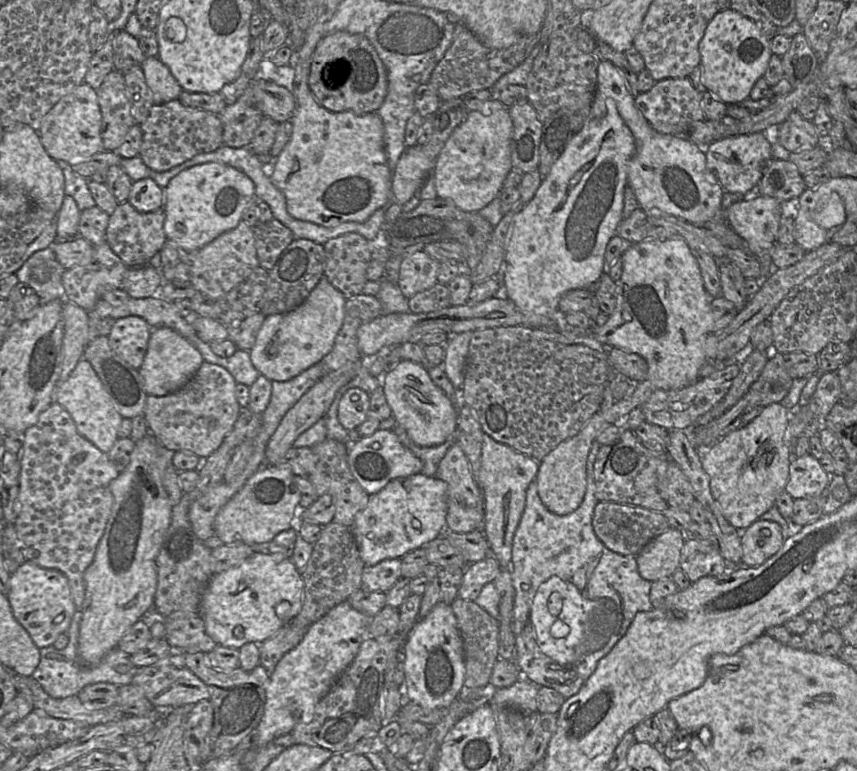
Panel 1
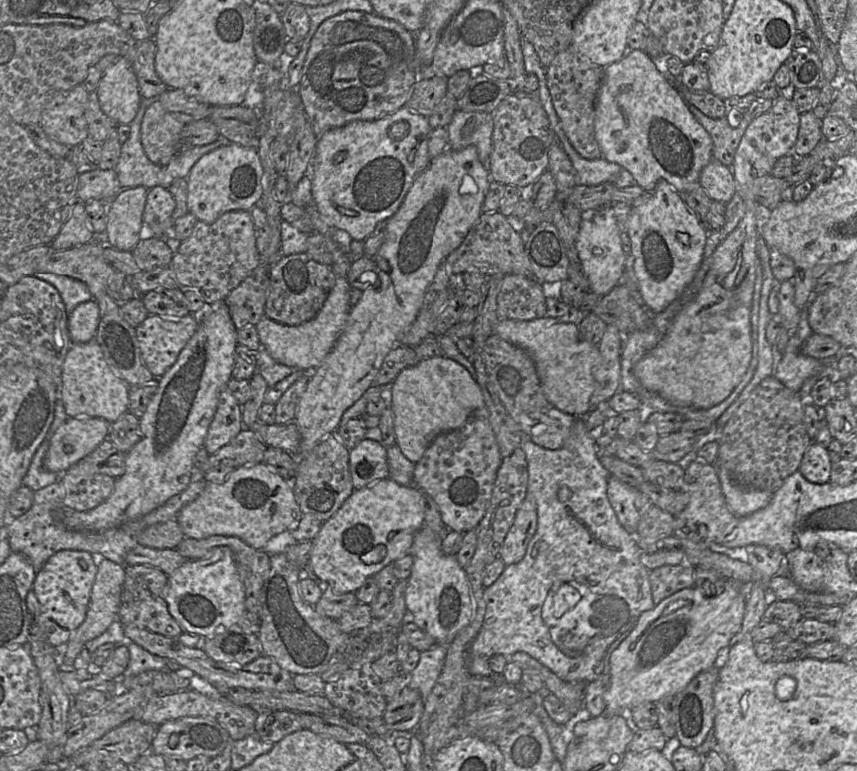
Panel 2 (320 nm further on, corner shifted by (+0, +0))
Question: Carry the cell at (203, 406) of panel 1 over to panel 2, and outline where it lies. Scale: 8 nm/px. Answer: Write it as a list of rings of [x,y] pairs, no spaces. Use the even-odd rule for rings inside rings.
[[[228,387],[221,390],[203,445],[209,455],[216,453],[244,429],[241,407]]]

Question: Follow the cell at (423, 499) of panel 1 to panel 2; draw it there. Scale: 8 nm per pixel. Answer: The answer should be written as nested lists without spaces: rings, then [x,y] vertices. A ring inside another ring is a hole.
[[[384,478],[372,485],[355,489],[338,511],[327,521],[312,540],[309,566],[317,577],[327,582],[335,593],[357,592],[366,578],[374,576],[386,565],[410,554],[415,532],[425,523],[423,492],[415,485],[401,485]]]

